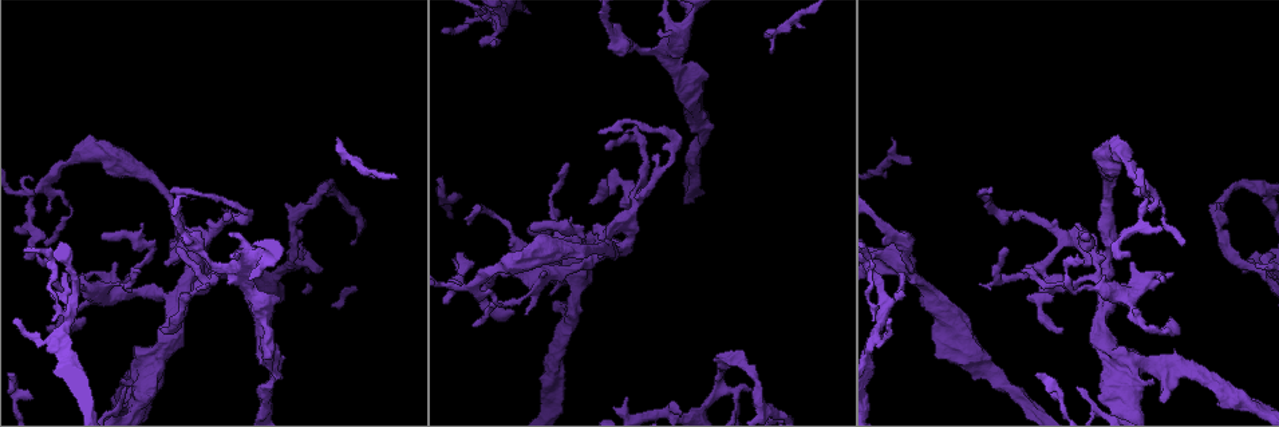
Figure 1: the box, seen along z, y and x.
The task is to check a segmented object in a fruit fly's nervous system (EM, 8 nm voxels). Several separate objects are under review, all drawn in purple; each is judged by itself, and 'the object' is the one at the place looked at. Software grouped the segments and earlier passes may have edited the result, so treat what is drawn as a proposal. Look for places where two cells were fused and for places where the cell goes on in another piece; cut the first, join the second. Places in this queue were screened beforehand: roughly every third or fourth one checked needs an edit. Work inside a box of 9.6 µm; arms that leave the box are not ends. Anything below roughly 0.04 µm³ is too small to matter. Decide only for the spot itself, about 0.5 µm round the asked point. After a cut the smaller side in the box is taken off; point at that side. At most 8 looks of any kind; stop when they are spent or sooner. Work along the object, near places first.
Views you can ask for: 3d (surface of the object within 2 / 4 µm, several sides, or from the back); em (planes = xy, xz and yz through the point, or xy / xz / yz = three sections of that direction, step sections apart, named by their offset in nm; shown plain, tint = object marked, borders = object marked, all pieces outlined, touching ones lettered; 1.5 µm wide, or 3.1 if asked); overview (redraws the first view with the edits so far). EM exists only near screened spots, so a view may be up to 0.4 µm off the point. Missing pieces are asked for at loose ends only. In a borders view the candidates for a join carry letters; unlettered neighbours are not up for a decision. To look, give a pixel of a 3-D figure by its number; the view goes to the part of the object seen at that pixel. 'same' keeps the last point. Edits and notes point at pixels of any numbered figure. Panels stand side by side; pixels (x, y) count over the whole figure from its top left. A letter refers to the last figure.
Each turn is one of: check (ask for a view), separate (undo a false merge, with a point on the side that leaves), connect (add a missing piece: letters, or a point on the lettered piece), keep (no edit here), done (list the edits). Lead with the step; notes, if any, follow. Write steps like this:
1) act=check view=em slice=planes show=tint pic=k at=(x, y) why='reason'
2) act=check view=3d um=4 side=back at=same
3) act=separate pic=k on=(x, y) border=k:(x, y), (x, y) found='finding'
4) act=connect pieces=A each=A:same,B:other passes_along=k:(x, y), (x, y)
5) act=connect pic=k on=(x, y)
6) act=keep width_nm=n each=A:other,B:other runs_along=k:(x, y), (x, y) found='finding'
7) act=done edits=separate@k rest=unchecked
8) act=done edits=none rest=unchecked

act=check view=3d um=2 pic=1 at=(988, 370) why='calibre changes'

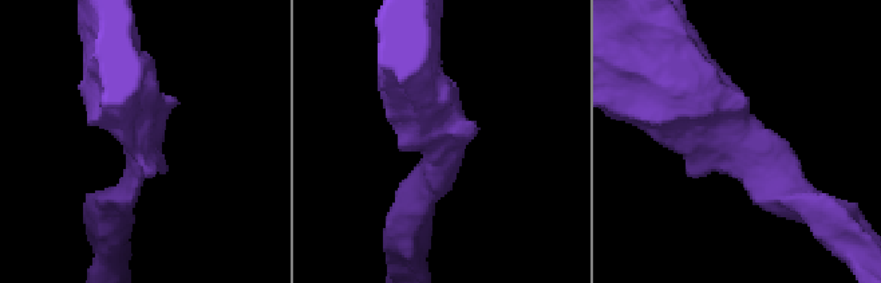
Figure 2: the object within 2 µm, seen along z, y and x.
act=check view=em slice=planes show=borders pic=2 at=(437, 143) arm_widths_nm=240,380

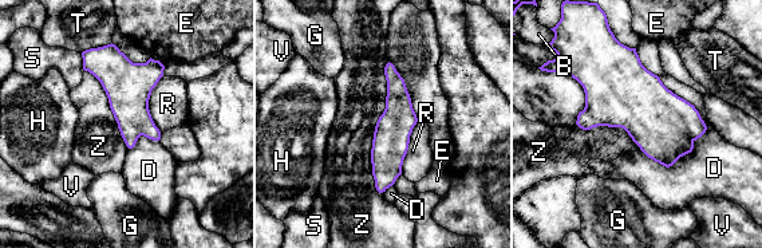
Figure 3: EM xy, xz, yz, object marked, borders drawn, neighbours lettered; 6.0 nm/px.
act=keep width_nm=190 each=B:other,D:other,E:other,G:other,H:other,R:other,S:other,T:other,V:other,Z:other border=3:(389, 62), (371, 149), (379, 193) found='continuous, no second cell'

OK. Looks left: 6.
act=check view=em slice=planes show=borders pic=1 at=(596, 226) why='free end'

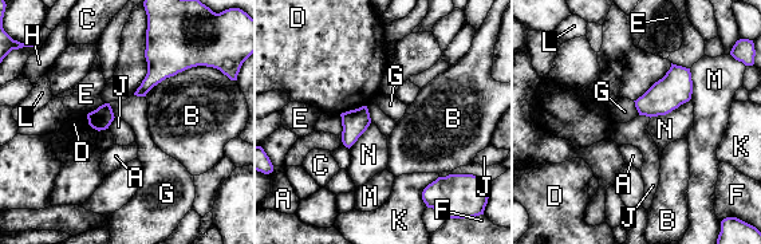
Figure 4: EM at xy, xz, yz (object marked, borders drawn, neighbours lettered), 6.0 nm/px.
act=keep width_nm=130 each=A:other,B:other,C:other,D:other,E:other,F:other,G:other,H:other,J:other,K:other,L:other,M:other,N:other border=4:(690, 98), (665, 114), (650, 117) found='none of them fits'

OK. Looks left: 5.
act=check view=3d um=4 side=back pic=1 at=(63, 274) why='free end'

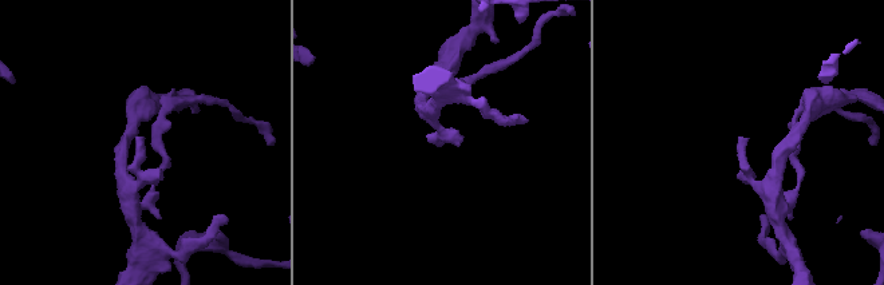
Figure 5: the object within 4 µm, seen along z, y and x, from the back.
act=check view=em slice=yz step=4 show=borders pic=5 at=(739, 139) why='now the EM'

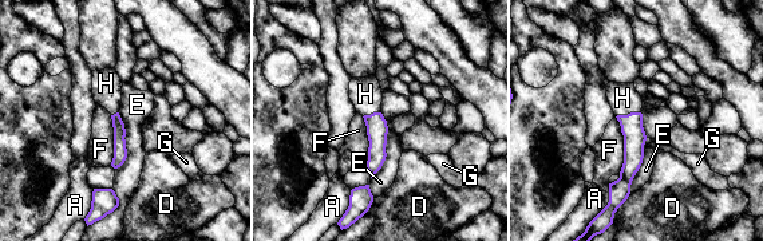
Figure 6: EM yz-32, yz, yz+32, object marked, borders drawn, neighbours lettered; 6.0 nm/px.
act=check view=em slice=planes show=borders at=same why='another direction'

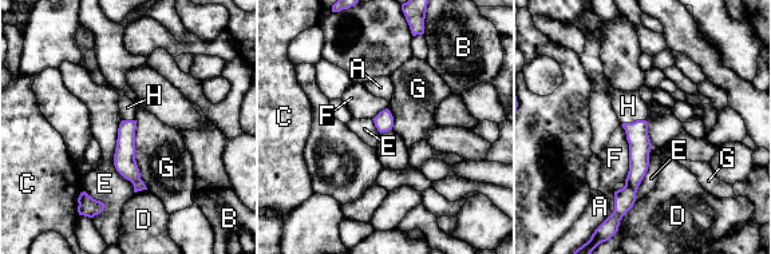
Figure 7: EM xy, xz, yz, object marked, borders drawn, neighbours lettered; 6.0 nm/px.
act=connect pieces=H each=A:other,B:other,C:other,D:other,E:other,F:other,G:other,H:same passes_along=7:(637, 137), (633, 122), (628, 106) found='the cell continues'

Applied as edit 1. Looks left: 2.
act=done edits=connect@7 rest=unchecked

